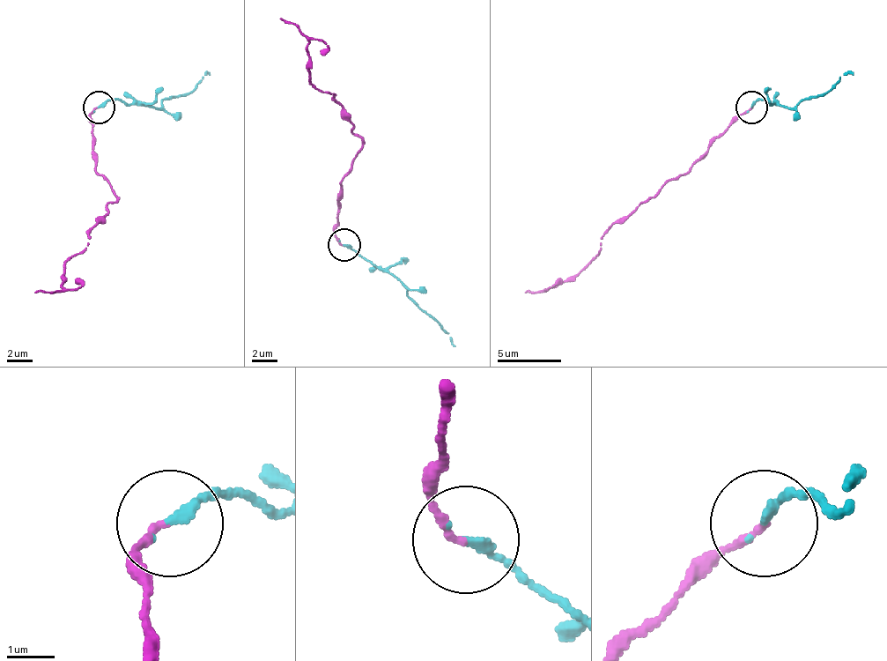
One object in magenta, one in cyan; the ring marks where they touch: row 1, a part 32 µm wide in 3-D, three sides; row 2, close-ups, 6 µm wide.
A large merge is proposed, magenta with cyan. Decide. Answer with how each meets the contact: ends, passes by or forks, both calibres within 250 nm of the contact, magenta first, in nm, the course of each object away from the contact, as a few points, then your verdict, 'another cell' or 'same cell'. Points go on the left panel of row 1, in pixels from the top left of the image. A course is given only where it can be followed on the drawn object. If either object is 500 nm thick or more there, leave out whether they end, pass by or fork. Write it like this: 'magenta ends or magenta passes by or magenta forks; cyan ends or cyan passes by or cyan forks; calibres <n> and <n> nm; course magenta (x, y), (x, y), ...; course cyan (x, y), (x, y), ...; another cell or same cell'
magenta ends; cyan ends; calibres 130 and 200 nm; course magenta (98, 107), (92, 113), (92, 158), (117, 200), (82, 251), (69, 257), (62, 286), (53, 293), (33, 293); course cyan (98, 107), (111, 100), (158, 107), (162, 100), (185, 97), (210, 71); same cell

